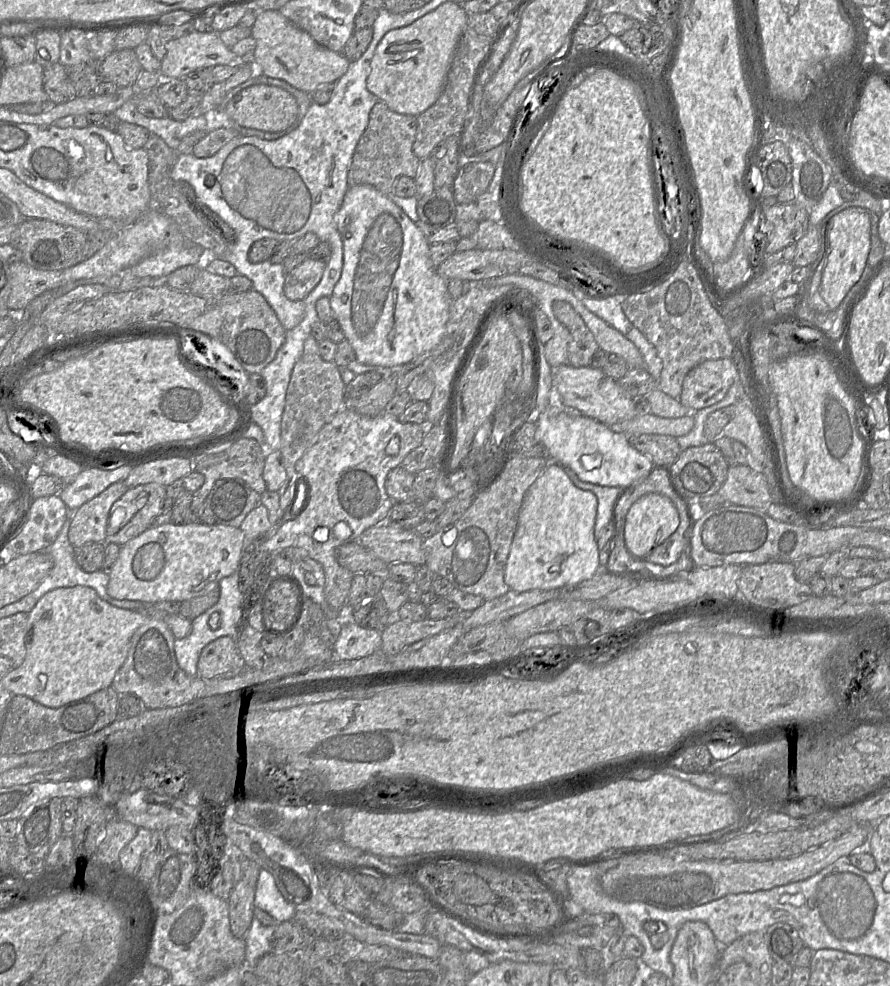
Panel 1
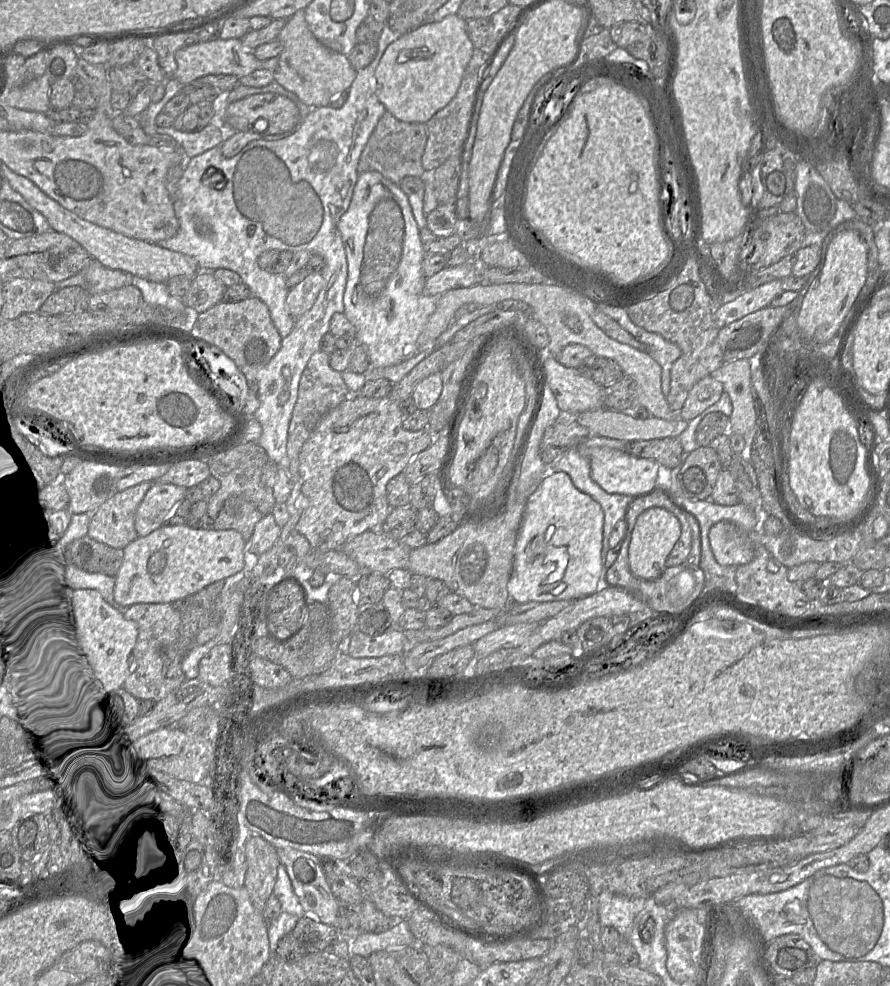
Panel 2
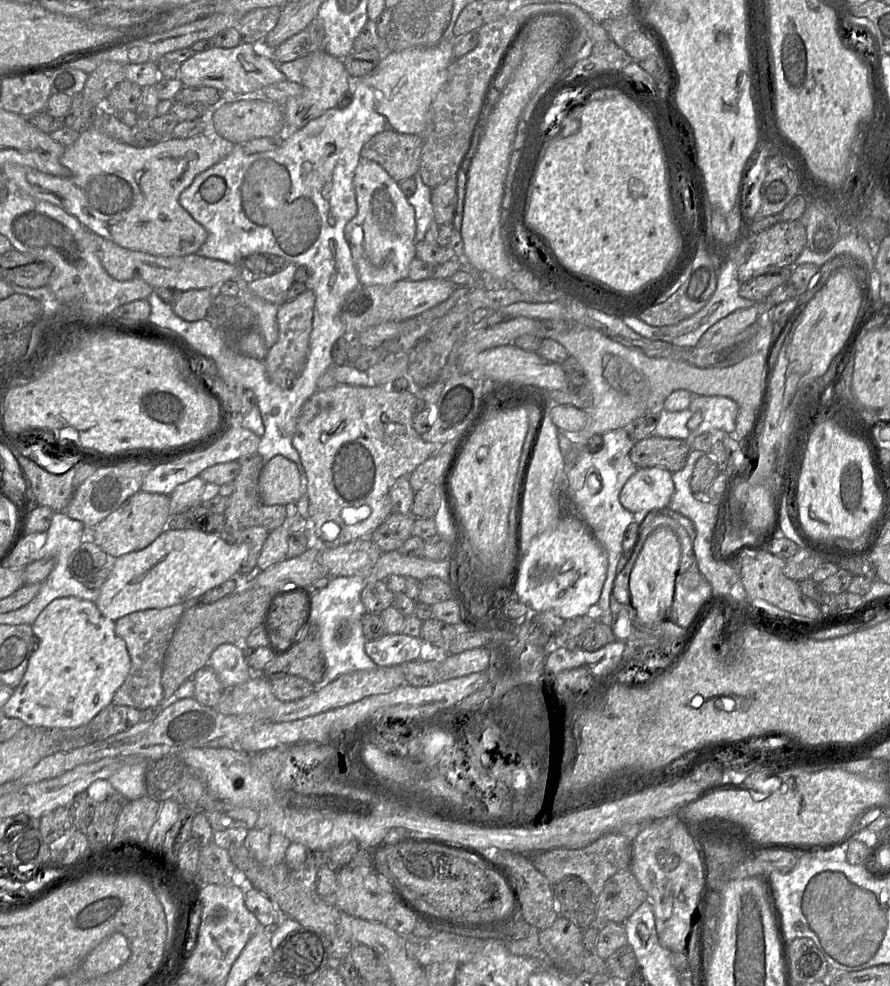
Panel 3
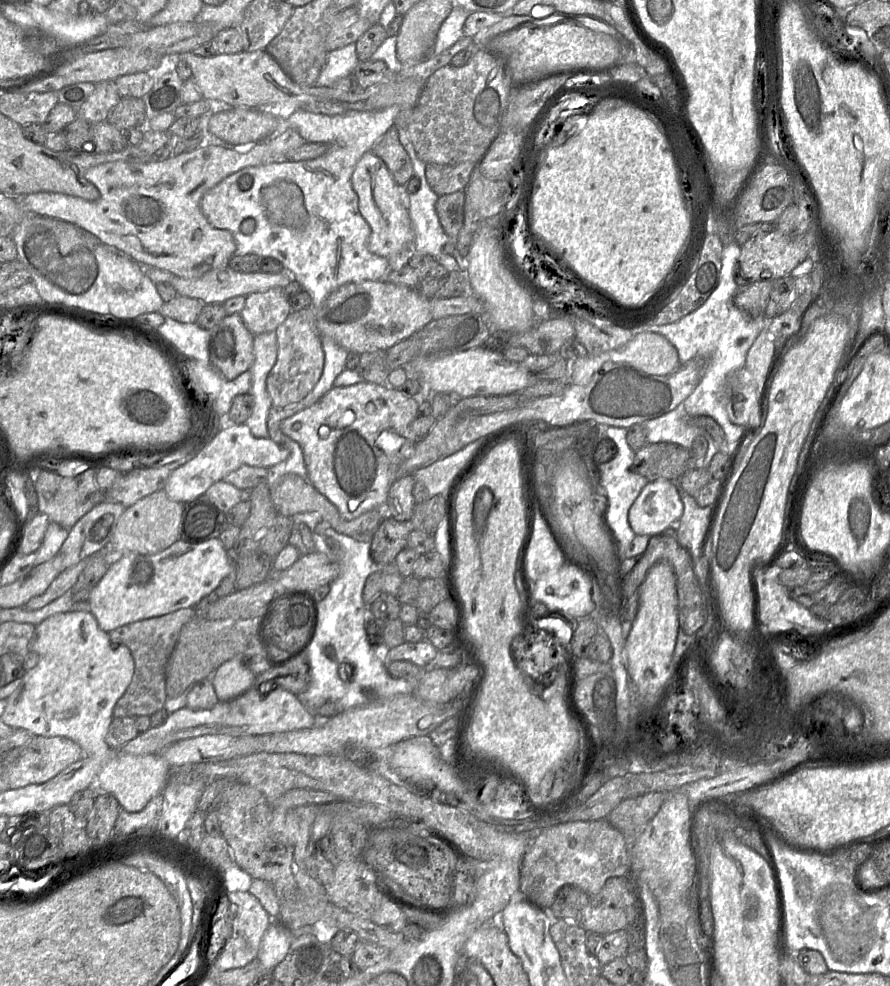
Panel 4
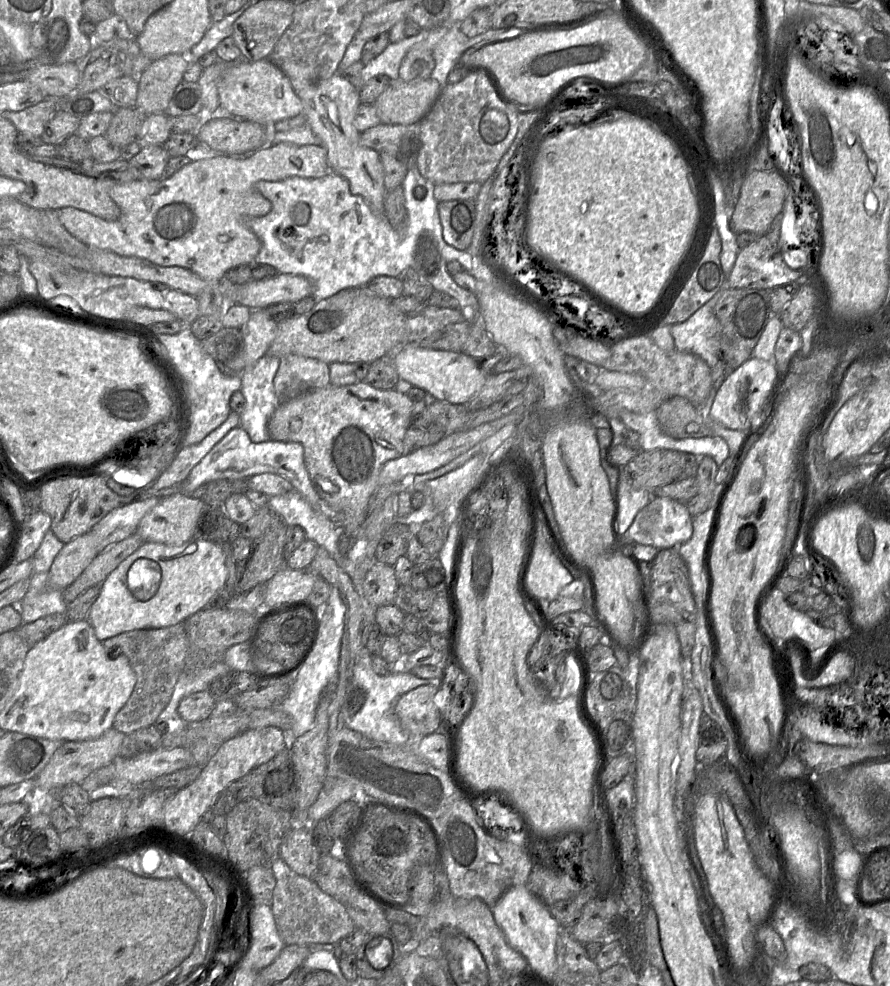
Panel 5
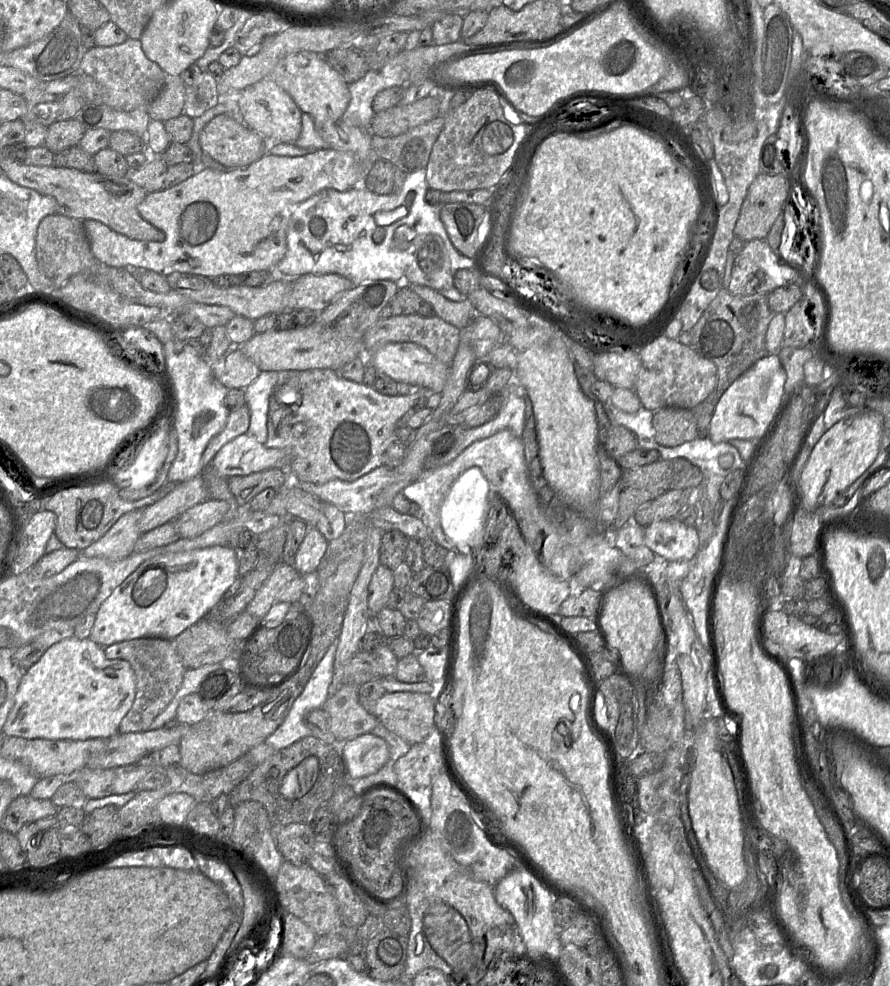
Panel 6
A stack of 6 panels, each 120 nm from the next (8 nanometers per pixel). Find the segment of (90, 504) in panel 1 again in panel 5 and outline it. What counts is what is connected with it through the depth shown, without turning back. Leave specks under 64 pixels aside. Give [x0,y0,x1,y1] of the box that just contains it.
[136,492,204,545]

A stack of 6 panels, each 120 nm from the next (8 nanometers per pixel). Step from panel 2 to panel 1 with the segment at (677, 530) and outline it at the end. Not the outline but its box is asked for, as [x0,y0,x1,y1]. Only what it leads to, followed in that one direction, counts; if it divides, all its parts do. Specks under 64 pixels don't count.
[624,493,679,559]

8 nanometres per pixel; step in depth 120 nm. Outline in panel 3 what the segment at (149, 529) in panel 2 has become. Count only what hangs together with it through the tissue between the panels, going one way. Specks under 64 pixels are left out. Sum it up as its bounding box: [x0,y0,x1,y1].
[170,476,221,518]

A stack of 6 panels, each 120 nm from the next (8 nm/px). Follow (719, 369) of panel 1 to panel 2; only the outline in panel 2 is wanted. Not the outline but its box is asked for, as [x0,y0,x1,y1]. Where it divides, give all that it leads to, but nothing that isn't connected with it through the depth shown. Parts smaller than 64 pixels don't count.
[679,375,724,421]

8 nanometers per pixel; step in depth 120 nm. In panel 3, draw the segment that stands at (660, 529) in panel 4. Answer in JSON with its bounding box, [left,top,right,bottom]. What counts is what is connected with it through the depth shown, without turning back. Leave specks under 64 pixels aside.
[619,468,674,514]

